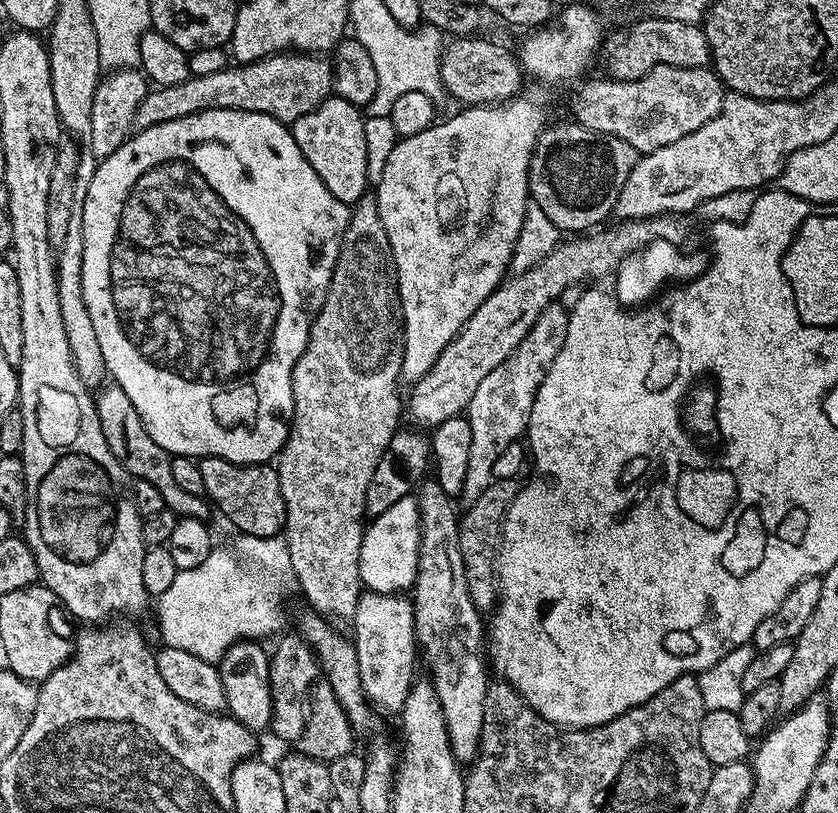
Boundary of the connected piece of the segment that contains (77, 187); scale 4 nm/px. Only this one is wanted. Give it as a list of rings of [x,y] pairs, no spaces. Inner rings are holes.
[[[80,148],[78,170],[74,178],[74,203],[70,227],[66,233],[66,242],[55,255],[56,281],[58,282],[58,307],[62,309],[62,327],[66,330],[66,342],[70,342],[70,358],[74,358],[74,366],[78,370],[78,378],[82,378],[89,390],[96,390],[105,383],[106,369],[102,358],[102,346],[98,343],[98,334],[94,330],[94,321],[90,319],[90,310],[86,310],[86,298],[82,294],[82,210],[84,195],[90,190],[90,182],[96,173],[98,158],[92,149]]]

